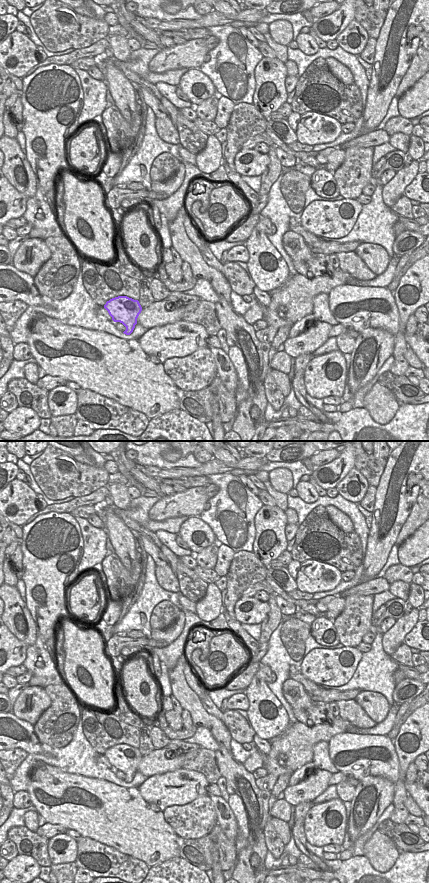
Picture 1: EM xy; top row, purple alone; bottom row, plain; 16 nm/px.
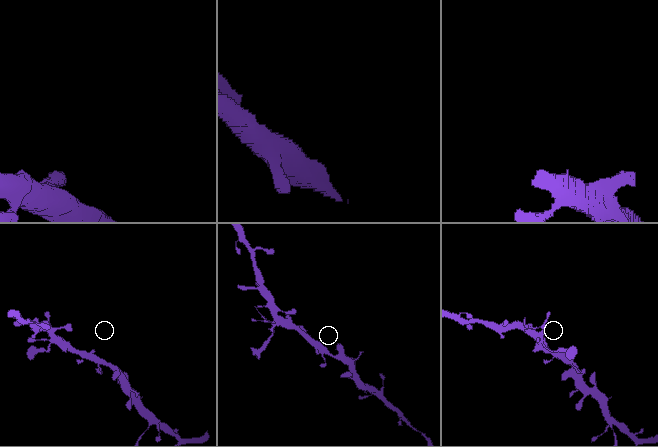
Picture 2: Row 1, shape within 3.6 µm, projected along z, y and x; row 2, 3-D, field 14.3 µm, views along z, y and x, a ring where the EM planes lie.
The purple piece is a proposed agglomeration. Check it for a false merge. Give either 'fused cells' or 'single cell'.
single cell

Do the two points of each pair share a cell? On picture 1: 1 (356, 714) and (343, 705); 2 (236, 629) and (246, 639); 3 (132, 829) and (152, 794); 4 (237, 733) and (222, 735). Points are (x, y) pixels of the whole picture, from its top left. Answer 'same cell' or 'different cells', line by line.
1: same cell
2: same cell
3: different cells
4: different cells

